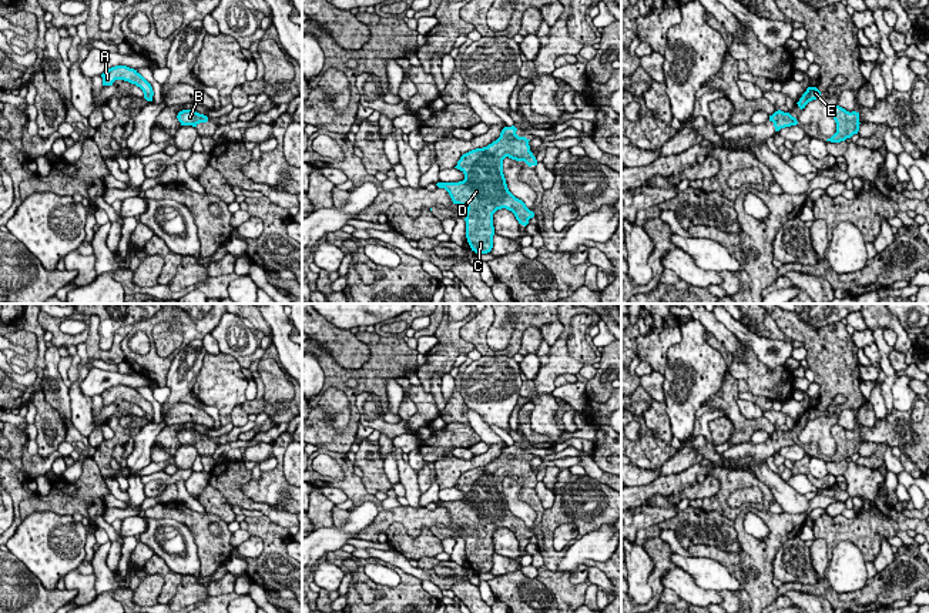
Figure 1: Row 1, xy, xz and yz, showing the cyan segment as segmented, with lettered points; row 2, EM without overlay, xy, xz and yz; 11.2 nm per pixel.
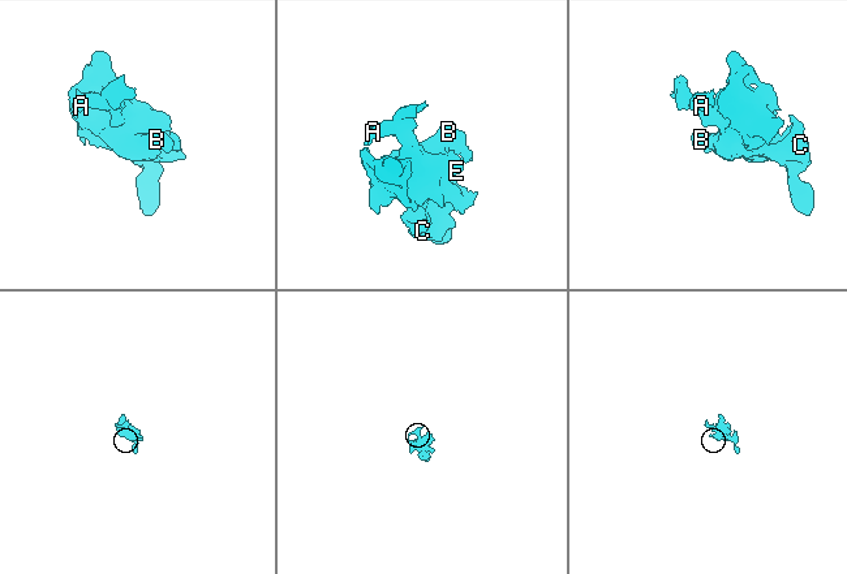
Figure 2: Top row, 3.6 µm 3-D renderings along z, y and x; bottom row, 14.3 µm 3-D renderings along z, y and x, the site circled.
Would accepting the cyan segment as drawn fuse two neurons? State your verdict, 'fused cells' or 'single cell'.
single cell

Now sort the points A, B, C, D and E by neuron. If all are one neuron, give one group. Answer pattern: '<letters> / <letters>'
A B C D E

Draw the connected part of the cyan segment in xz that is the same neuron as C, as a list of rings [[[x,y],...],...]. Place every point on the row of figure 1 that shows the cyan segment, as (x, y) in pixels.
[[[514,125],[504,127],[500,137],[483,148],[472,150],[460,157],[455,168],[464,174],[459,182],[437,182],[445,188],[453,204],[466,205],[466,238],[476,254],[487,254],[493,248],[493,214],[506,208],[521,225],[534,217],[526,204],[507,188],[503,174],[506,157],[524,161],[529,167],[537,165],[526,137],[516,134]]]

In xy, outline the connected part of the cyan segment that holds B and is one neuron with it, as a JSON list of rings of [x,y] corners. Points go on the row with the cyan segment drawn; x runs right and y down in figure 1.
[[[182,110],[177,115],[181,125],[192,125],[197,127],[199,123],[207,123],[208,117],[204,114],[199,114],[194,110]]]

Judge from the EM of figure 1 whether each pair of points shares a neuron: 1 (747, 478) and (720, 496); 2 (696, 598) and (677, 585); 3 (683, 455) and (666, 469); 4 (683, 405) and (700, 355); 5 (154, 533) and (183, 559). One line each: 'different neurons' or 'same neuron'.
1: same neuron
2: same neuron
3: same neuron
4: same neuron
5: same neuron

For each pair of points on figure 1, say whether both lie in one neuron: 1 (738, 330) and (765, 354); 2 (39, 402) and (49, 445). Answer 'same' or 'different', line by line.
1: same
2: same

